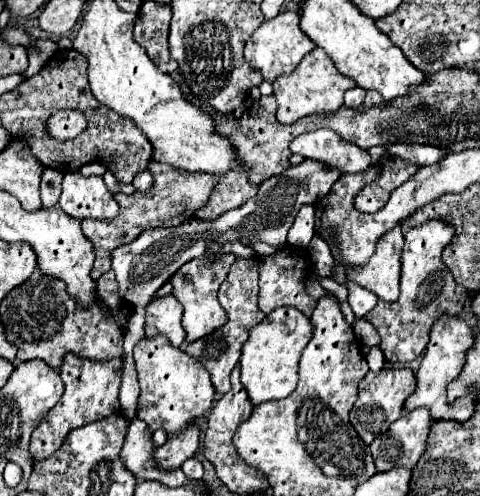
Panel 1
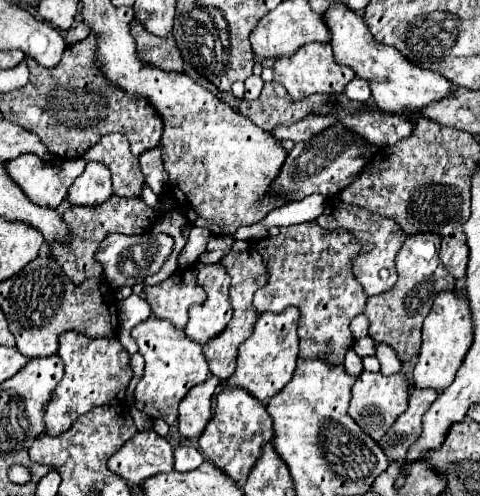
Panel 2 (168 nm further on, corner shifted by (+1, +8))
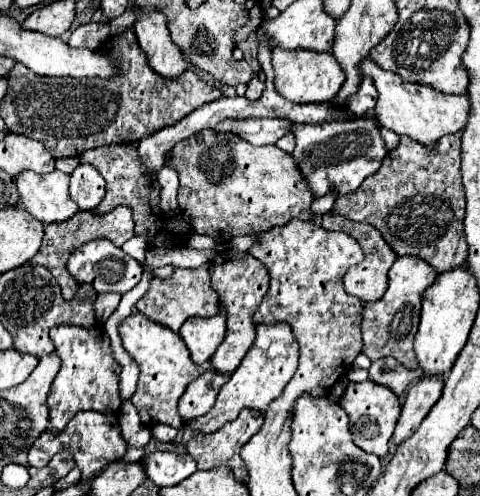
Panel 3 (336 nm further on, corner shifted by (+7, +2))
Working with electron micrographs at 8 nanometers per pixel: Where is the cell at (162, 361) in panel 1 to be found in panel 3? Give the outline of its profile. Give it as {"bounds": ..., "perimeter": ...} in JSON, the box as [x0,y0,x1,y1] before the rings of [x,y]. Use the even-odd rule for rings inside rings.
{"bounds":[118,312,200,428],"perimeter":[[[134,312],[120,322],[118,334],[122,340],[122,348],[140,368],[138,388],[132,396],[132,404],[136,406],[144,426],[152,428],[156,424],[170,424],[174,428],[180,428],[184,420],[178,414],[178,400],[184,394],[186,386],[200,376],[200,368],[190,360],[184,340],[180,338],[180,334],[168,330],[158,322],[152,322],[140,312]]]}

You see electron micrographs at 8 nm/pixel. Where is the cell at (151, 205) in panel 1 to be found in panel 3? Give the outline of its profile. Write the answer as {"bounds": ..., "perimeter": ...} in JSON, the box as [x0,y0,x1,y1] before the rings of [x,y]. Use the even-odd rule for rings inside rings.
{"bounds":[30,206,134,300],"perimeter":[[[116,206],[110,214],[104,214],[104,216],[94,216],[92,212],[78,212],[68,222],[56,222],[56,224],[48,224],[46,226],[42,248],[30,260],[30,264],[32,266],[36,266],[36,264],[46,266],[52,272],[52,276],[56,278],[56,282],[60,284],[62,296],[68,300],[68,298],[72,298],[76,294],[76,290],[80,286],[66,270],[66,260],[70,258],[70,254],[74,250],[78,250],[82,244],[86,244],[86,242],[90,242],[94,238],[108,238],[116,246],[122,246],[132,236],[134,236],[134,220],[132,220],[132,212],[128,210],[128,206]]]}

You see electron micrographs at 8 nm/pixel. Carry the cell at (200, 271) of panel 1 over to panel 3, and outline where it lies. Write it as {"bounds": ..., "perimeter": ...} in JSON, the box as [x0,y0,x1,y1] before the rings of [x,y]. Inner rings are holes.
{"bounds":[178,310,226,366],"perimeter":[[[220,310],[216,318],[190,318],[180,328],[178,334],[186,342],[194,364],[198,366],[206,364],[208,358],[212,358],[212,354],[224,340],[224,332],[226,332],[224,318],[226,318],[226,312]]]}

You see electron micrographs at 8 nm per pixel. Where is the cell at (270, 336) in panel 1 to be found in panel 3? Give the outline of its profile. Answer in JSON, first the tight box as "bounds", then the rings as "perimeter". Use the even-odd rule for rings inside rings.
{"bounds":[188,324,298,434],"perimeter":[[[260,324],[256,328],[256,340],[254,340],[252,348],[244,356],[238,370],[222,386],[214,408],[208,414],[200,416],[198,420],[196,418],[190,420],[188,428],[194,432],[212,434],[212,432],[220,430],[220,426],[224,426],[226,422],[236,420],[242,408],[254,408],[254,410],[264,412],[268,408],[268,404],[280,396],[280,392],[284,390],[288,380],[296,372],[296,366],[298,366],[298,346],[296,346],[296,338],[294,338],[290,326],[288,324],[276,324],[276,326]]]}

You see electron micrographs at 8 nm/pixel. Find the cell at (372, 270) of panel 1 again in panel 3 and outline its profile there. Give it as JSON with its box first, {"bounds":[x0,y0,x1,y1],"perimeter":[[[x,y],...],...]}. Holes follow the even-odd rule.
{"bounds":[322,212,396,302],"perimeter":[[[328,212],[328,214],[322,216],[322,228],[332,230],[332,232],[346,232],[346,234],[350,234],[360,244],[360,248],[364,252],[364,262],[352,266],[344,274],[344,288],[346,288],[346,292],[352,294],[352,296],[358,296],[364,302],[380,300],[384,296],[384,292],[386,292],[388,270],[390,270],[390,266],[396,260],[396,252],[392,248],[388,248],[388,244],[380,238],[380,232],[374,226],[368,226],[368,224],[360,224],[360,222],[352,224],[352,222],[348,222],[344,216],[340,216],[336,212]]]}

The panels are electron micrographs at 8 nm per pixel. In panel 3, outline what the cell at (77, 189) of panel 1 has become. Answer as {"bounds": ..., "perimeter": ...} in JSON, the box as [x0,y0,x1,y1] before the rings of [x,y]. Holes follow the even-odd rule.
{"bounds":[70,164,106,210],"perimeter":[[[80,164],[70,176],[70,194],[80,210],[94,210],[106,194],[106,182],[92,164]]]}

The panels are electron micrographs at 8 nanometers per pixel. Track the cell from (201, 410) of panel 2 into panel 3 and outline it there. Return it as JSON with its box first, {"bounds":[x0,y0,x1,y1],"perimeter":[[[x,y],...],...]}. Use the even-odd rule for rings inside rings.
{"bounds":[178,368,228,422],"perimeter":[[[206,368],[182,394],[180,402],[178,402],[178,410],[184,418],[184,422],[204,416],[206,412],[210,412],[210,408],[216,402],[216,396],[220,392],[220,388],[226,384],[228,376],[226,374],[218,374],[212,368]]]}

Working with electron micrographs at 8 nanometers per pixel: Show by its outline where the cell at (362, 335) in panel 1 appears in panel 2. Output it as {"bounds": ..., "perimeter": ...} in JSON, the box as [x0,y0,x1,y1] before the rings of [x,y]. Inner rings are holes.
{"bounds":[376,344,400,374],"perimeter":[[[378,344],[376,346],[376,358],[380,360],[382,374],[396,374],[400,372],[400,360],[396,356],[396,352],[388,346],[388,344]]]}

